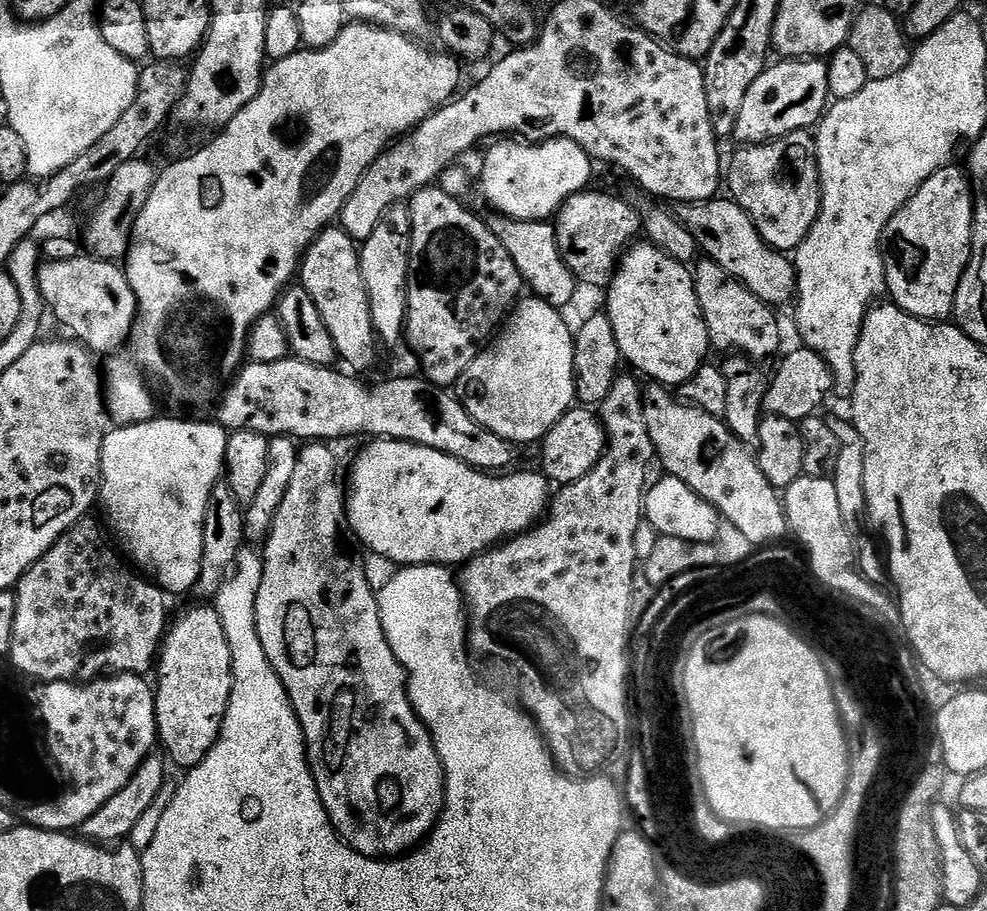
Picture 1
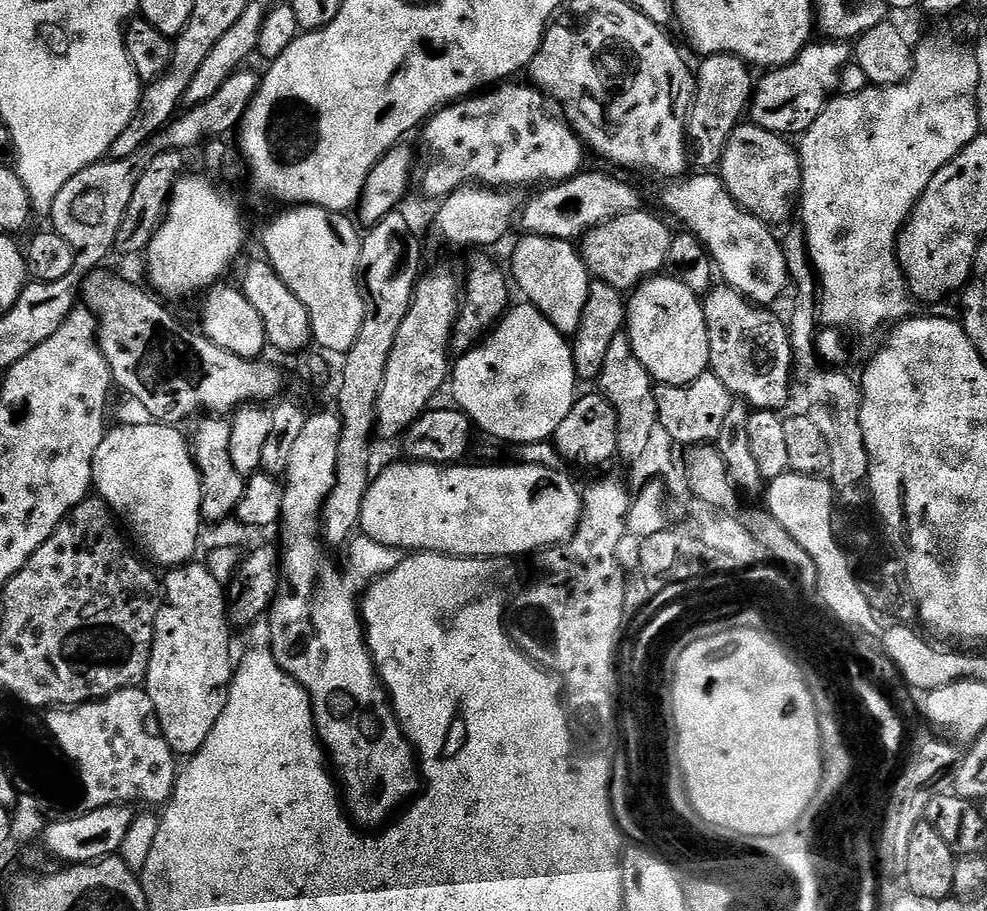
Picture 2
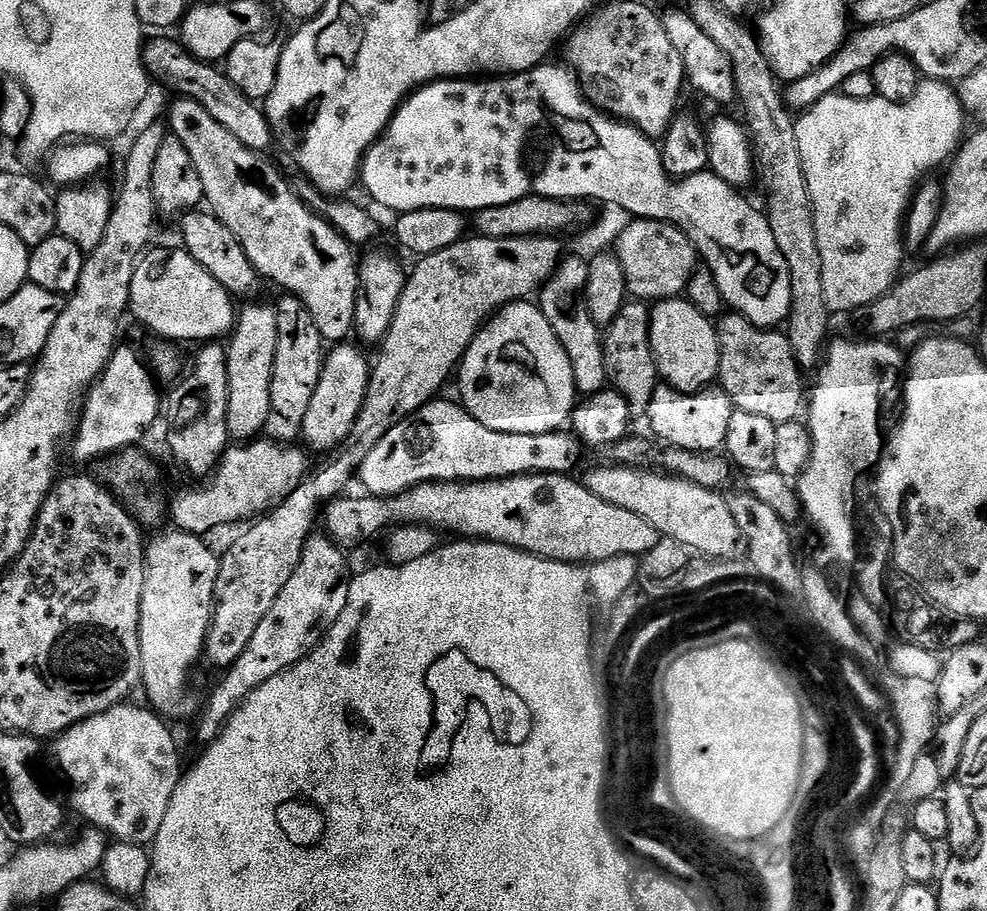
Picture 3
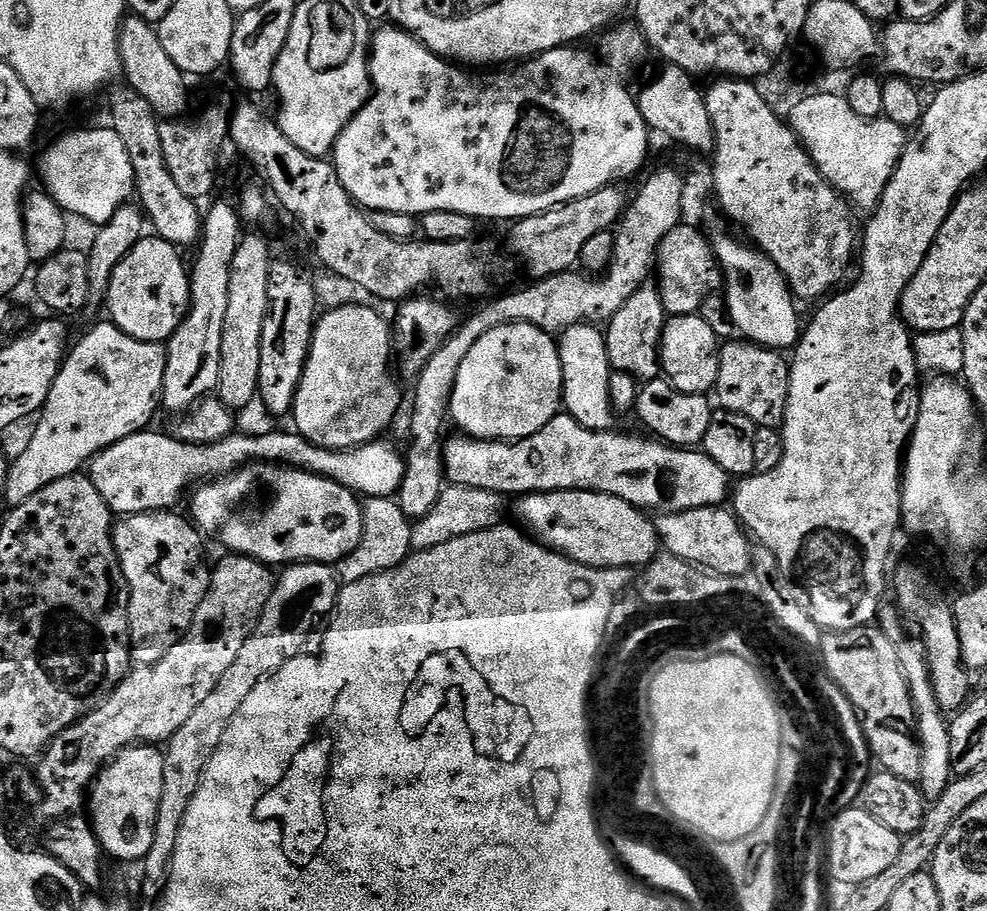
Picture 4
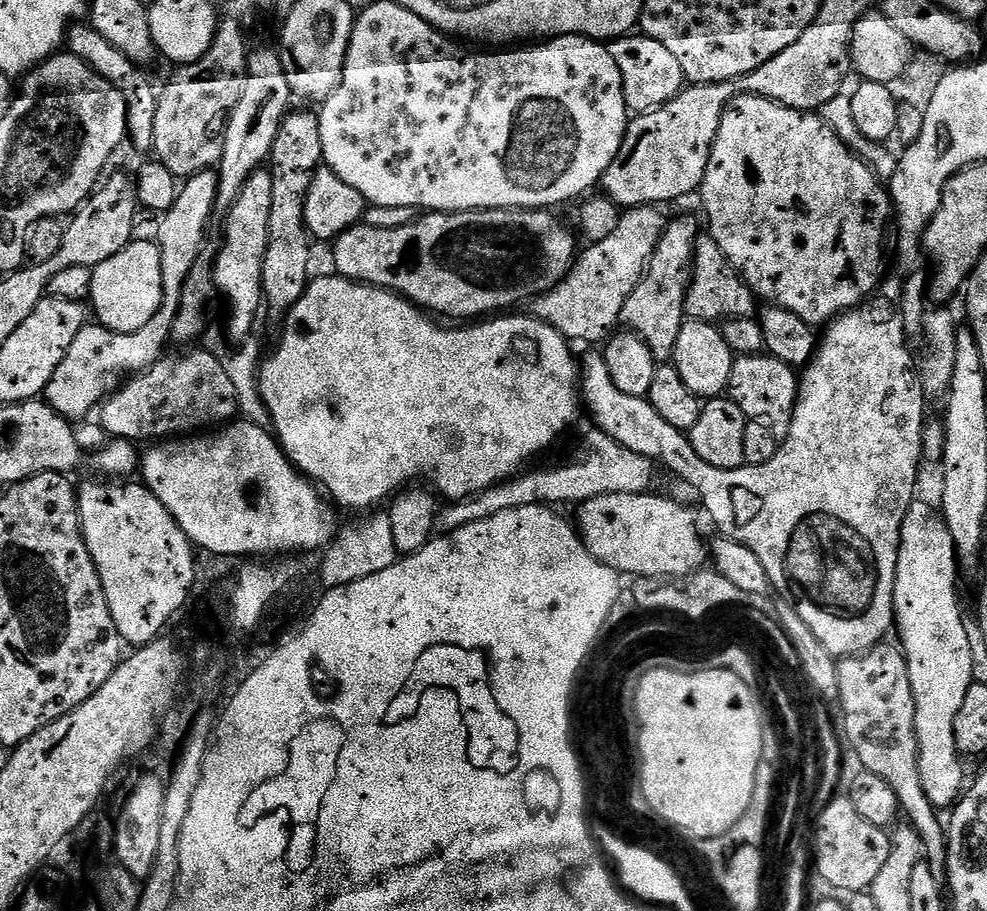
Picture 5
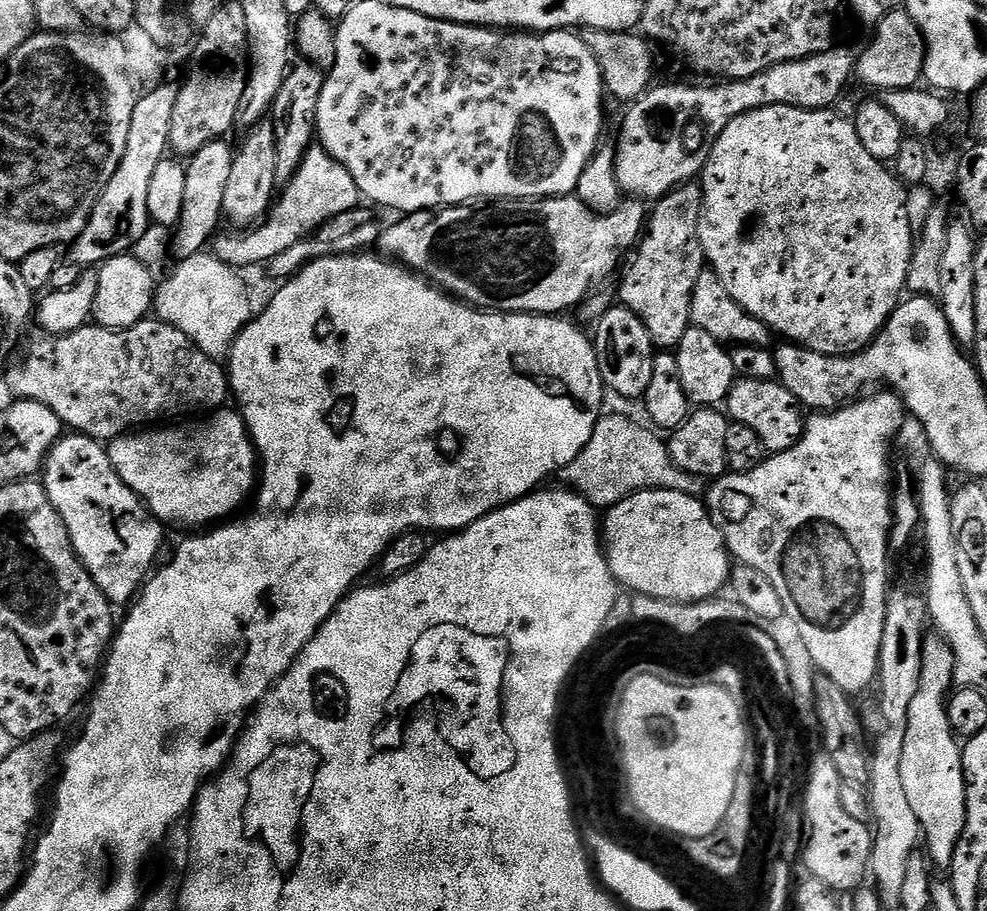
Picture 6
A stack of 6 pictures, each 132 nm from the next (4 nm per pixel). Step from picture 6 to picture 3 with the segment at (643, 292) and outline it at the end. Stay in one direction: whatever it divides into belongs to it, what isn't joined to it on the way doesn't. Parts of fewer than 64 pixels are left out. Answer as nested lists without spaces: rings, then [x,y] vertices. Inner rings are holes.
[[[626,302],[622,310],[618,310],[618,318],[607,325],[602,336],[604,365],[611,387],[619,396],[626,398],[628,409],[636,418],[647,413],[650,398],[654,398],[654,390],[658,386],[656,359],[652,357],[651,325],[652,313],[647,303]]]

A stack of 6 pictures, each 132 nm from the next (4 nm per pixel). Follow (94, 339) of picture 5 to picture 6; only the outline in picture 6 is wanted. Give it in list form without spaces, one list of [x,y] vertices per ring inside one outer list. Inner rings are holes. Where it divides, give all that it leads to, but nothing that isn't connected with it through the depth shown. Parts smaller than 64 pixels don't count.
[[[227,139],[210,142],[202,146],[202,150],[198,150],[198,154],[194,154],[187,161],[184,169],[186,174],[185,201],[182,202],[180,220],[170,236],[170,252],[172,256],[176,255],[177,261],[205,251],[210,241],[217,235],[216,227],[224,216],[226,186],[230,179],[230,170],[234,166],[234,148],[231,148],[228,143]]]

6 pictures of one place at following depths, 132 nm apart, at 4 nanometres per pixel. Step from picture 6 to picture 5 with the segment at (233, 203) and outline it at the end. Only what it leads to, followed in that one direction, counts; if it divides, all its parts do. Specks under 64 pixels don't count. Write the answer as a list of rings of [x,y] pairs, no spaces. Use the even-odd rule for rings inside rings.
[[[261,170],[252,175],[246,182],[246,186],[242,188],[242,194],[238,196],[238,202],[234,204],[231,211],[228,212],[226,219],[223,221],[224,224],[224,249],[220,252],[219,256],[214,262],[214,279],[216,281],[216,287],[221,297],[225,296],[228,299],[228,332],[226,336],[229,341],[236,340],[235,342],[244,342],[253,335],[256,328],[256,319],[260,316],[260,308],[262,312],[262,305],[265,303],[264,298],[264,287],[262,286],[262,266],[266,262],[266,246],[268,245],[268,235],[270,234],[270,205],[272,199],[272,192],[274,190],[274,182],[272,181],[272,173],[268,170]]]

